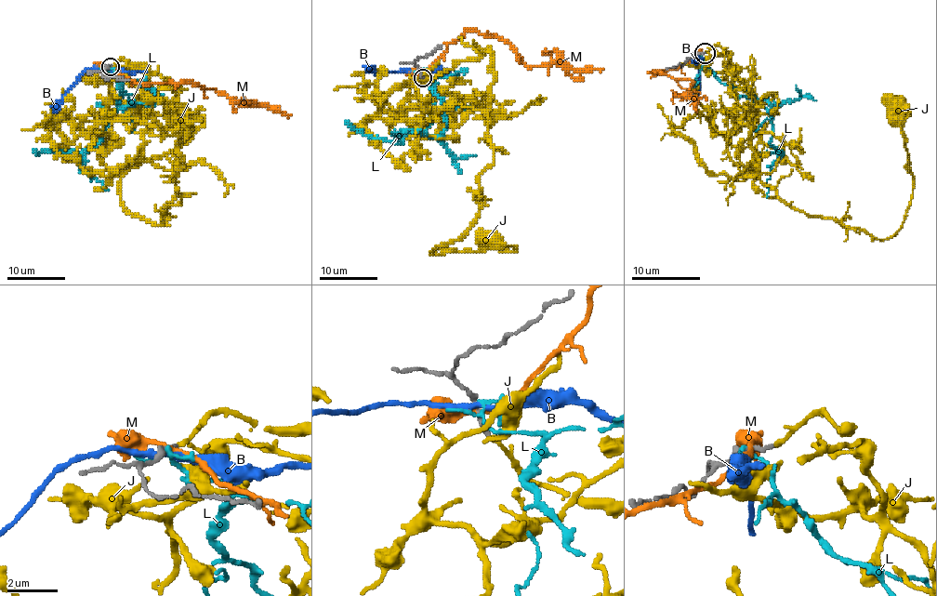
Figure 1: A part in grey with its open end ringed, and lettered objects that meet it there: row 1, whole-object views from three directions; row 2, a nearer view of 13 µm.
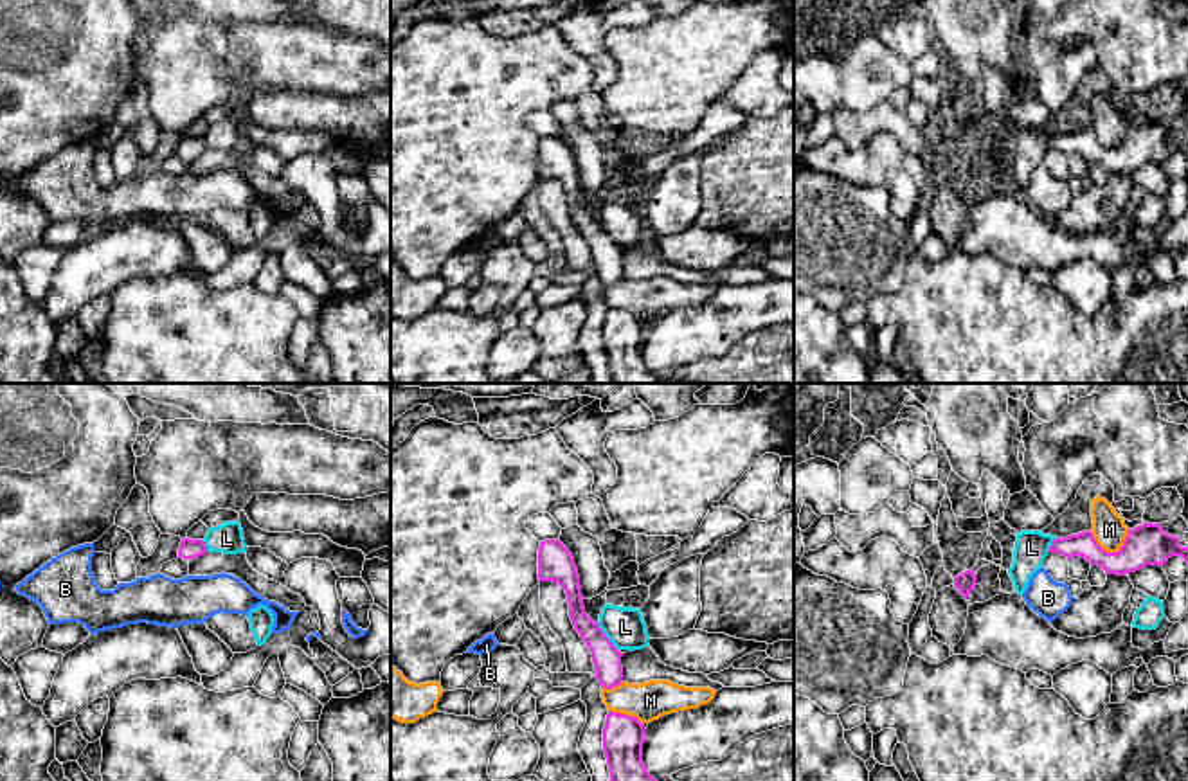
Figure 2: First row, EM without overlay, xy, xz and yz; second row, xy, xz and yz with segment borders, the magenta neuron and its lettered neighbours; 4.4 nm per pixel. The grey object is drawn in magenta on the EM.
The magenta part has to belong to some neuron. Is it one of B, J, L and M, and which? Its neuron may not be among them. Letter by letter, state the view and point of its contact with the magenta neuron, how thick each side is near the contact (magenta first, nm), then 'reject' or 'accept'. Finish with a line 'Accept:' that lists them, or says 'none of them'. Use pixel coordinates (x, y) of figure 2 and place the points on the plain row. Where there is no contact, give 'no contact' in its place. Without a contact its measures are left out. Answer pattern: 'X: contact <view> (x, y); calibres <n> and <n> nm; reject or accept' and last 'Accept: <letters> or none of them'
B: no contact; reject
J: no contact; accept
L: contact xz (607, 234); calibres 130 and 180 nm; reject
M: contact yz (1111, 150); calibres 190 and 150 nm; reject
Accept: J

